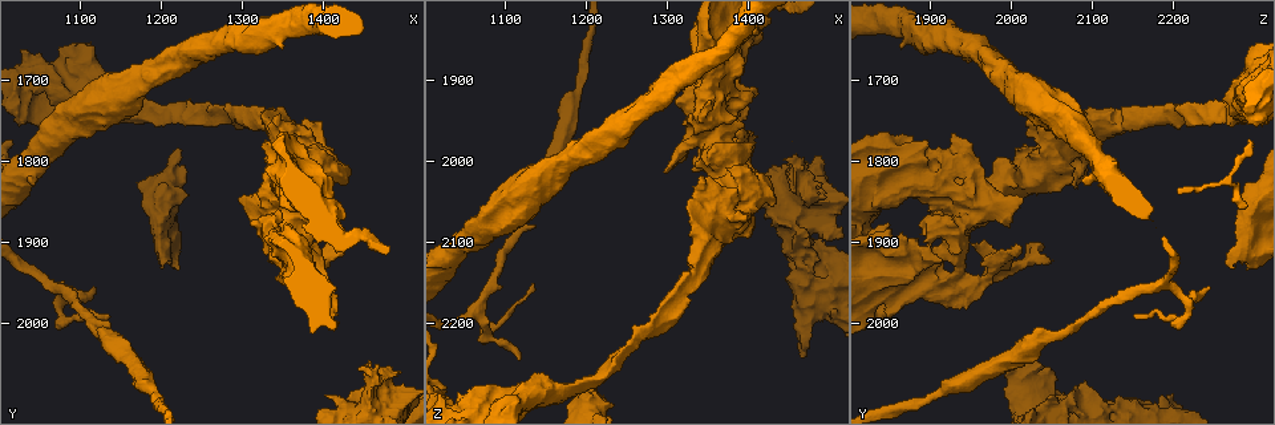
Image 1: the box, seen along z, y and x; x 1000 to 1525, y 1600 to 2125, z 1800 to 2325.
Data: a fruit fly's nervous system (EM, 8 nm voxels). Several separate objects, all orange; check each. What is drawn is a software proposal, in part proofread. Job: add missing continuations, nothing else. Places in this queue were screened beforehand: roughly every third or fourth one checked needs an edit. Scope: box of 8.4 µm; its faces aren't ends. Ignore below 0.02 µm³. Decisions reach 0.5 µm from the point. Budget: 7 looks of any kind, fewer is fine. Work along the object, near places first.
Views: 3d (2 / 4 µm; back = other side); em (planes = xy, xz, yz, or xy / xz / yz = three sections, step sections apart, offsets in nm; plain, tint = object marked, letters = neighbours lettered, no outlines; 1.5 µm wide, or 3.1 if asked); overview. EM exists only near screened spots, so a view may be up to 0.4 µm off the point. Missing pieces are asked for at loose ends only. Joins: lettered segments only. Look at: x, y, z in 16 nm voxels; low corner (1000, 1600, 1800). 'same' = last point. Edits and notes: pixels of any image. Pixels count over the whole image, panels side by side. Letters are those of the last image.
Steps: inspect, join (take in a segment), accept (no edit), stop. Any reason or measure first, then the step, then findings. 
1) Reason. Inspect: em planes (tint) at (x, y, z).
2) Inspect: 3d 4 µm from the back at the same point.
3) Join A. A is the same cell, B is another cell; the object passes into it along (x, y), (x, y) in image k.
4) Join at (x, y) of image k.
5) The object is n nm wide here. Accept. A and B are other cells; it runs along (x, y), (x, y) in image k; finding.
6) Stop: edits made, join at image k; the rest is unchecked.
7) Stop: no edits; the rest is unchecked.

Tapers out. Inspect: 3d 2 µm at (1135, 1990, 2155).

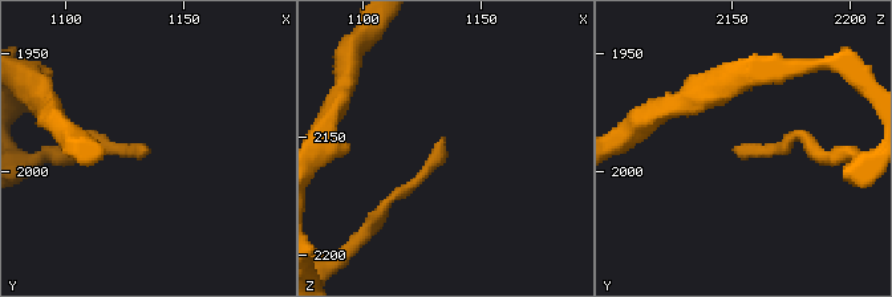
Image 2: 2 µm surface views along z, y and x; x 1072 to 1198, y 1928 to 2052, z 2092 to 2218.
Need the tissue. Inspect: em xz step 8 (letters) at (1135, 1988, 2151).

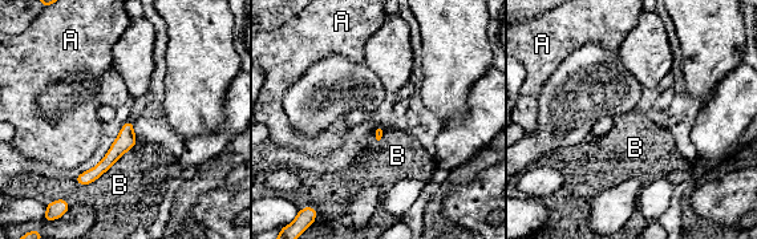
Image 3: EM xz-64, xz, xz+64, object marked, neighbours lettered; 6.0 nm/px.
Cut it another way. Inspect: em planes (letters) at the same point.

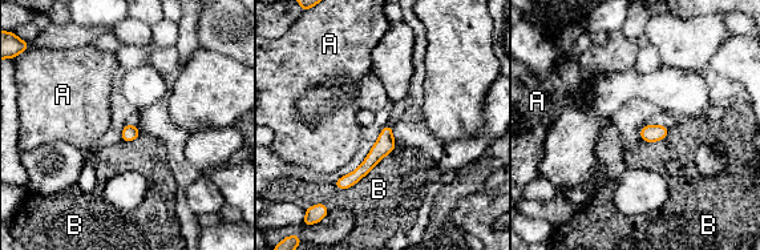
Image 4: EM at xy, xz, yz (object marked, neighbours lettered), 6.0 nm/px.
The longest contact is with B, 460 nm. Accept. A and B are other cells; it runs along (388, 129), (371, 161), (340, 184) in image 4; no lettered segment goes on from it.

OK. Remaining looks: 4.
An open end. Inspect: em planes (letters) at (1200, 1930, 2270).

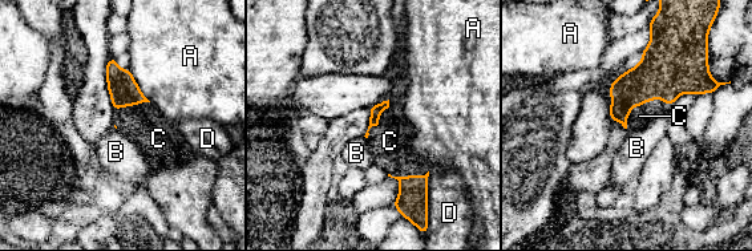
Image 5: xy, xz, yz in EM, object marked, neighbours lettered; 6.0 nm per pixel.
Join C. C is the same cell, A, B and D are other cells; the object passes into it along (663, 72), (639, 105), (639, 116) in image 5; it goes on there.

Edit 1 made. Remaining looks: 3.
Redraw. Inspect: overview.

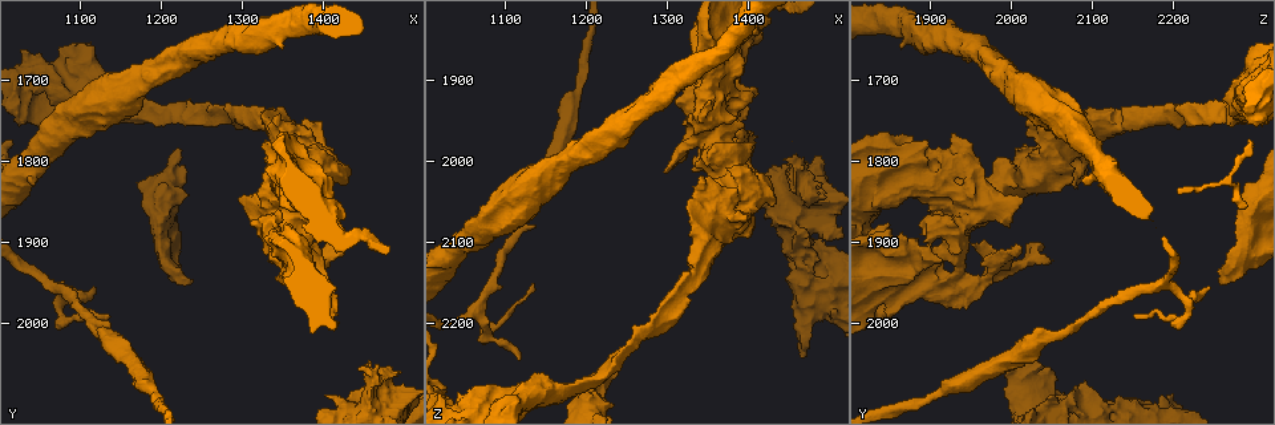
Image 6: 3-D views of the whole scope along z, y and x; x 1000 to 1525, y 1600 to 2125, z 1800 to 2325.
Tapers out. Inspect: em xy step 8 (tint) at (1335, 1905, 2015).

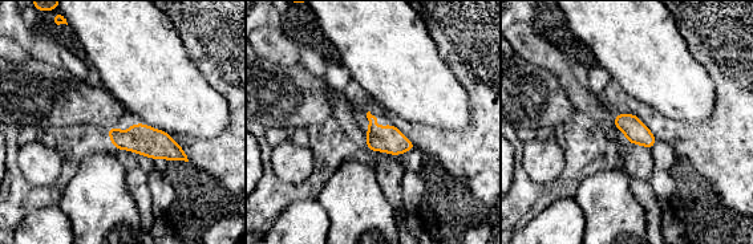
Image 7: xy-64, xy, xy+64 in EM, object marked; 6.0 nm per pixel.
Inspect: em planes (letters) at the same point.

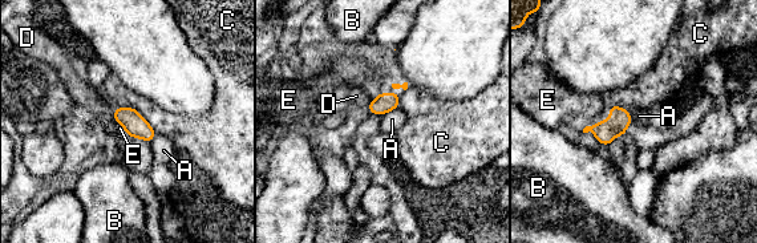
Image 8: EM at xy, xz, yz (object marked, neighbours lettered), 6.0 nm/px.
Accept. A, B, C, D and E are other cells; a border runs along (396, 108), (381, 116) in image 8; none of them fits.

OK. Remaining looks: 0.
Stop: edits made, join at image 5; the rest is unchecked.

